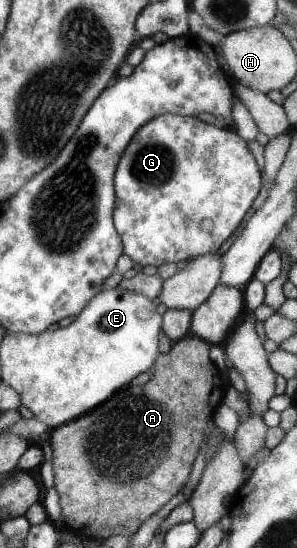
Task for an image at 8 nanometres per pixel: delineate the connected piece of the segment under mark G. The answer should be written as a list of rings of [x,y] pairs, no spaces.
[[[162,114],[154,119],[148,120],[146,124],[140,127],[139,131],[132,136],[131,143],[127,145],[124,151],[124,161],[120,162],[120,169],[116,168],[116,229],[120,229],[120,235],[124,237],[123,253],[132,261],[142,267],[154,265],[158,267],[162,263],[174,262],[180,266],[188,260],[202,256],[210,252],[216,252],[217,249],[235,233],[235,229],[241,227],[252,210],[251,205],[255,201],[256,195],[259,195],[260,185],[260,167],[250,153],[246,140],[239,136],[238,132],[228,129],[218,129],[212,124],[204,123],[195,116],[181,116],[178,114]]]

